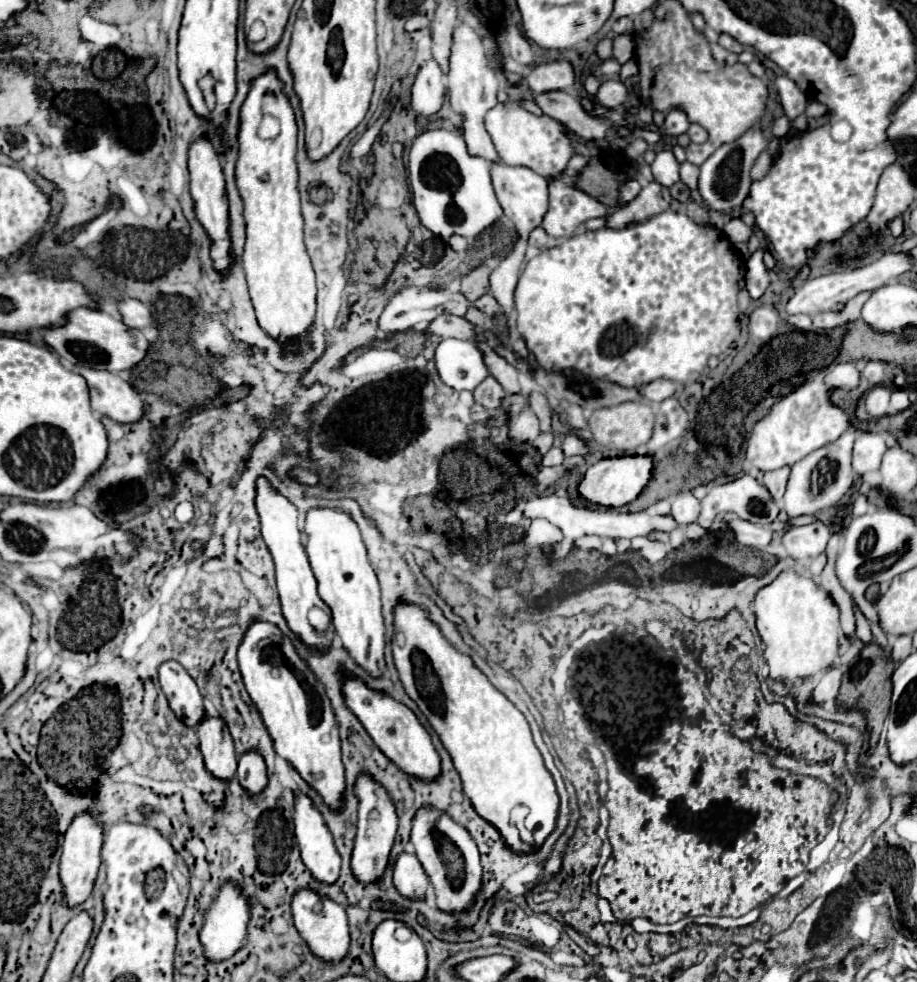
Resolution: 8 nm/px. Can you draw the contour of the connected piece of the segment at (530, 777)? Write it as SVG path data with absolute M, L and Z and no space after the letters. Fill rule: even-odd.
M401 604L397 610L395 610L395 636L393 636L393 658L395 658L395 666L397 666L397 672L399 672L399 678L401 678L401 682L403 682L403 688L405 688L405 692L407 692L407 696L419 706L419 710L423 712L423 716L429 720L429 724L431 724L431 728L439 734L439 738L441 738L441 742L443 742L443 746L445 746L445 750L449 752L449 756L451 756L451 760L453 760L453 764L455 764L455 768L457 768L457 772L459 772L459 776L461 776L461 782L463 782L463 790L465 790L465 794L467 794L467 798L471 800L471 804L473 804L473 808L475 808L475 812L483 818L483 820L487 820L493 828L497 828L497 832L499 832L499 836L501 836L501 840L505 842L505 846L511 850L511 852L517 852L517 854L527 854L527 852L535 852L535 850L539 850L541 846L543 846L543 842L547 840L547 836L555 830L555 826L557 826L557 816L559 816L559 794L557 794L557 788L555 788L555 782L553 782L553 776L549 774L549 770L545 768L545 764L543 764L543 758L541 758L541 752L535 748L535 742L533 742L533 736L531 736L531 730L529 730L529 724L527 724L527 720L525 720L525 716L485 678L485 674L481 672L481 670L477 670L475 666L473 666L473 662L471 662L471 658L469 656L465 656L465 654L459 654L443 636L441 636L441 632L439 632L439 628L427 618L427 614L425 614L425 610L423 608L419 608L419 606L409 606L409 604ZM517 806L521 806L521 808L525 808L525 816L519 820L519 824L515 824L513 822L513 810L517 808Z

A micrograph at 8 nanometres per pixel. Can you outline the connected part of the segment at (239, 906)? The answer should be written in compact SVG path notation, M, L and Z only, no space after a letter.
M233 882L223 884L215 902L213 902L213 906L209 908L209 912L205 916L205 922L203 922L203 928L201 928L201 934L199 934L205 956L209 960L219 962L219 960L225 960L231 954L235 954L245 942L247 922L249 922L249 902L247 902L247 898L241 894L241 890Z

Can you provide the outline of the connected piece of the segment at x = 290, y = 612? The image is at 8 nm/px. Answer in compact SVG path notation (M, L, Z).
M265 478L257 480L257 512L259 512L259 518L261 518L261 532L263 532L265 544L271 550L275 570L277 570L277 588L279 588L283 618L287 620L287 626L291 628L291 632L297 634L301 638L301 642L313 654L325 654L331 648L333 632L329 632L325 638L315 636L315 632L313 632L313 628L307 620L307 614L309 614L311 608L319 608L323 612L329 612L329 608L323 604L323 600L319 600L317 580L311 572L311 564L309 564L307 554L305 554L303 544L301 544L299 512L287 498L283 498L279 492L275 492Z

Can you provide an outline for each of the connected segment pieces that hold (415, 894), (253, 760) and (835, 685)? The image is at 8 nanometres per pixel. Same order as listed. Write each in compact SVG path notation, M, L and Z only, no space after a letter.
M407 850L401 852L395 862L393 882L397 892L409 900L423 900L429 890L429 880L423 866L419 864L417 856Z
M247 752L239 758L237 780L239 780L241 788L251 796L257 796L259 792L265 790L265 786L269 782L267 770L265 770L263 758L257 752Z
M829 668L825 670L819 678L817 678L817 684L813 688L813 702L815 704L825 704L827 700L833 700L839 692L839 686L841 686L841 672L837 668Z

